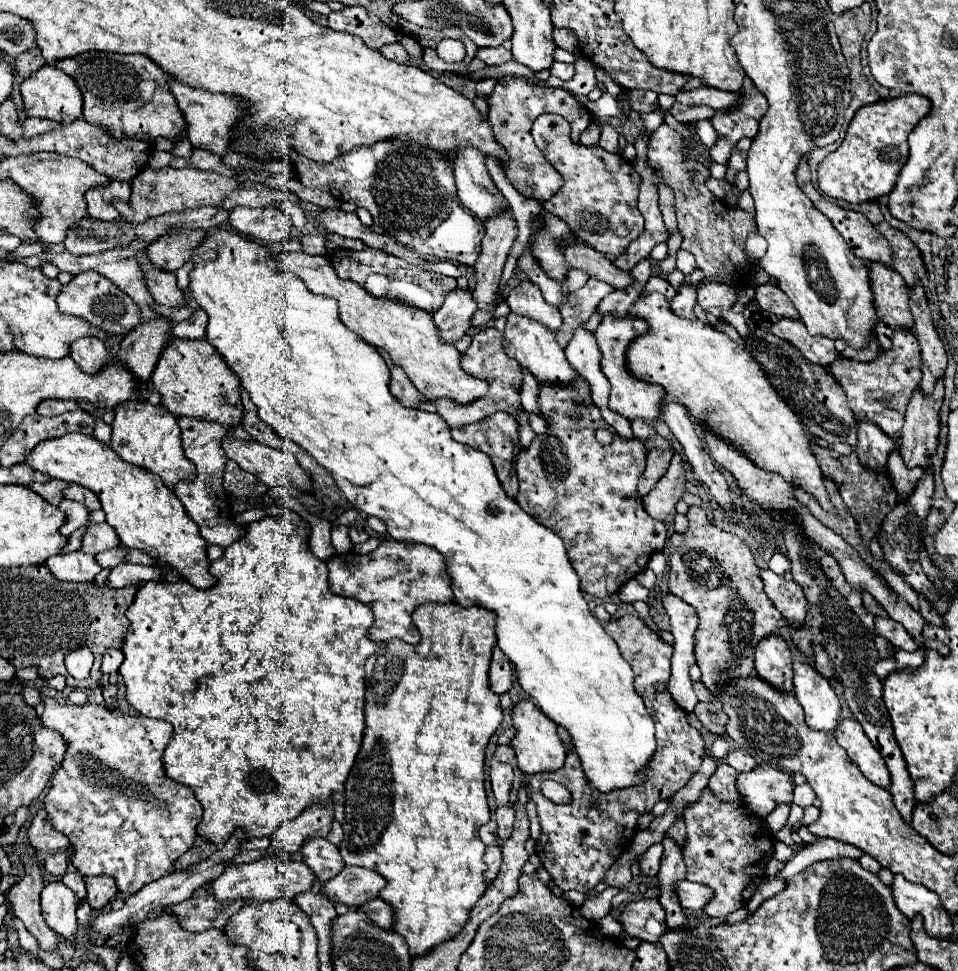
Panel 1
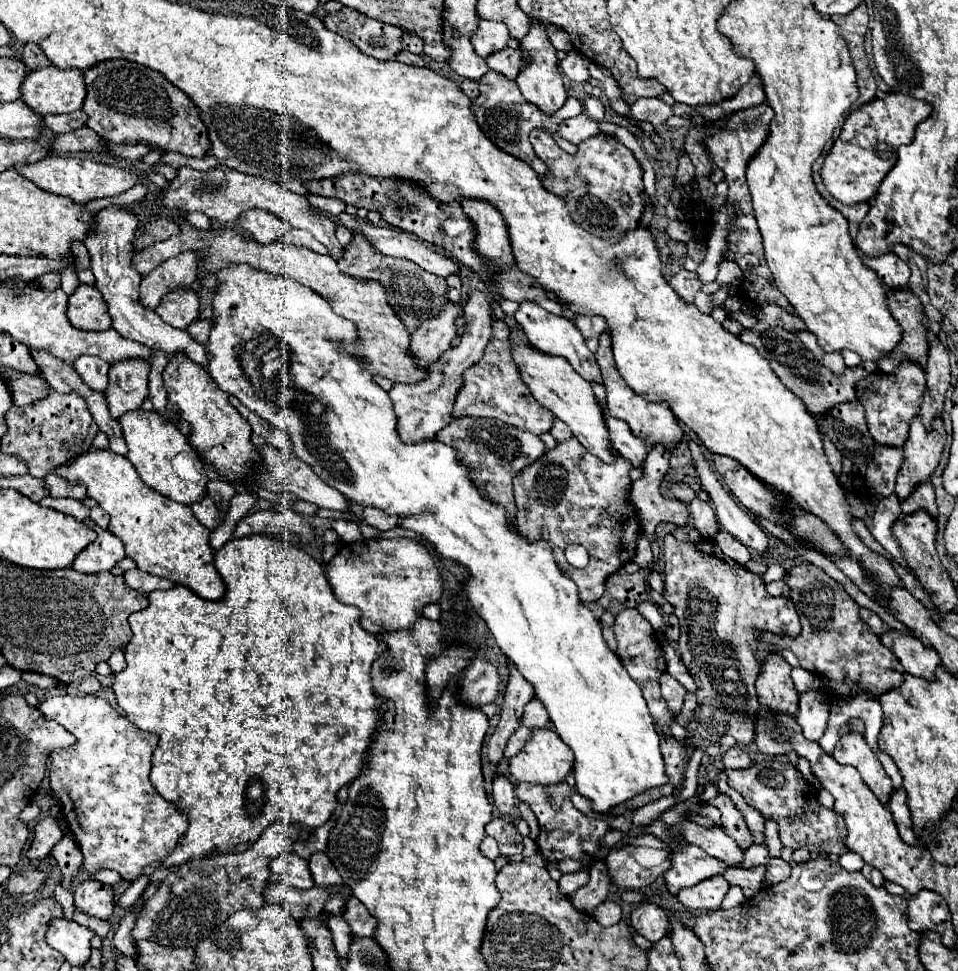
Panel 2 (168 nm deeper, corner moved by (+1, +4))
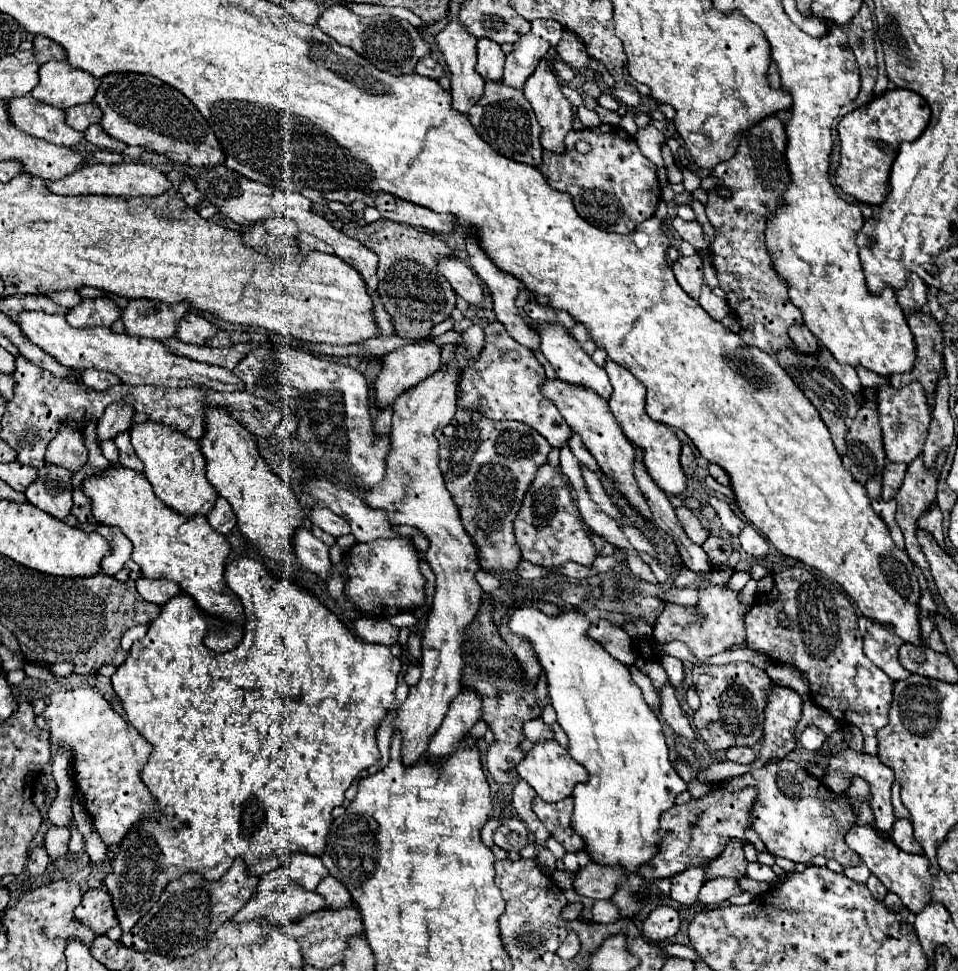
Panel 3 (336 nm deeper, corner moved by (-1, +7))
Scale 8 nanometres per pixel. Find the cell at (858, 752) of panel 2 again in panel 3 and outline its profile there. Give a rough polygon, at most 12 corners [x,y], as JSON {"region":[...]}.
{"region":[[844,749],[828,761],[824,783],[840,795],[854,777],[870,785],[876,825],[896,821],[892,769],[878,757]]}

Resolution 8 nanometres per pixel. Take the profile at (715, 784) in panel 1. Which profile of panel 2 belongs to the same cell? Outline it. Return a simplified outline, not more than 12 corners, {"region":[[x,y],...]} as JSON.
{"region":[[726,794],[706,804],[722,812],[722,828],[740,848],[748,848],[752,832],[742,812]]}

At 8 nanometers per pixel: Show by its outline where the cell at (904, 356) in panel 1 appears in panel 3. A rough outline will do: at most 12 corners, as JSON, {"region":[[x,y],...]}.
{"region":[[920,383],[878,389],[888,461],[922,453],[930,407]]}

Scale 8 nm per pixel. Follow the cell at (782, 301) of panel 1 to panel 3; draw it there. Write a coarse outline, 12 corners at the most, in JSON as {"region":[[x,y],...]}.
{"region":[[806,325],[790,327],[790,339],[804,355],[816,355],[818,339]]}

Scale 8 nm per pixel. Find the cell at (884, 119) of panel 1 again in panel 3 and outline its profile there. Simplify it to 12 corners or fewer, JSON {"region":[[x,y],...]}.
{"region":[[886,91],[838,123],[838,187],[880,205],[928,103]]}

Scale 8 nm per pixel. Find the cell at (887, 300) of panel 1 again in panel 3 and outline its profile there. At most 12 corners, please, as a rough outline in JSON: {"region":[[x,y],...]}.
{"region":[[908,313],[916,365],[892,375],[900,389],[922,383],[928,405],[942,375],[942,329],[932,315]]}

